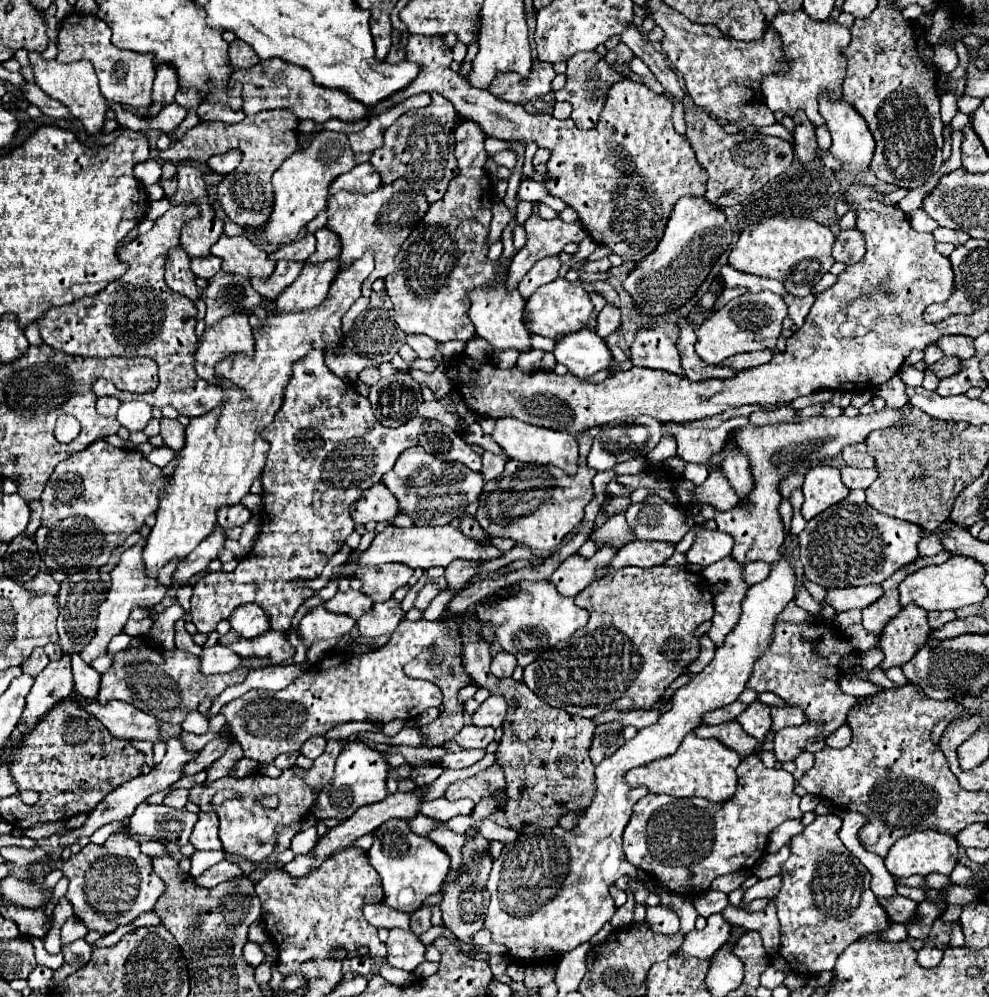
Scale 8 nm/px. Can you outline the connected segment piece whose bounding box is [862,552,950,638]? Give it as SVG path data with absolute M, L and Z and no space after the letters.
M940 552L940 554L932 556L932 558L918 558L914 564L900 568L888 580L884 580L882 582L884 594L876 602L872 602L868 608L862 610L862 626L864 626L864 630L874 632L880 638L882 632L884 632L884 626L892 620L892 616L896 616L902 610L900 602L898 602L898 584L906 578L906 574L910 574L910 572L914 572L918 568L930 566L930 564L942 564L948 558L950 558L950 554L946 554L946 552Z

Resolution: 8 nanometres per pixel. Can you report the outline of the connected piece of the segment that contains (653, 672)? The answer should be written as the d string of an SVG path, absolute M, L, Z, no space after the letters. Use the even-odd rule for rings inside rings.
M666 564L652 566L650 570L636 566L614 570L584 588L574 602L590 612L590 622L566 642L566 648L558 650L558 658L536 658L536 662L528 664L524 668L522 682L550 706L586 718L610 708L652 708L664 690L684 672L684 668L698 658L700 642L692 632L700 622L710 620L714 614L712 592L706 578L684 566Z

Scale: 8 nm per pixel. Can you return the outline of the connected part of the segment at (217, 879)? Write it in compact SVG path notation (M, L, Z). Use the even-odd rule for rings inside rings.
M218 862L216 866L212 866L210 870L206 870L200 878L196 878L194 882L200 884L200 886L206 886L206 888L212 888L212 886L218 886L222 884L224 880L232 880L232 878L240 878L244 876L242 868L234 862Z

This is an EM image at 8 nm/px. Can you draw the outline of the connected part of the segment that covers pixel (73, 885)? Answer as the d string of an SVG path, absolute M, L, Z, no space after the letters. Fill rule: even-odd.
M126 826L112 834L106 844L98 846L90 842L78 854L70 854L68 860L30 864L30 880L38 884L50 870L62 870L70 880L66 898L74 908L74 916L80 918L88 930L100 934L114 932L118 926L132 924L140 914L152 912L164 892L164 882L160 882L160 876L152 870L152 860L140 852L140 842L128 834Z

